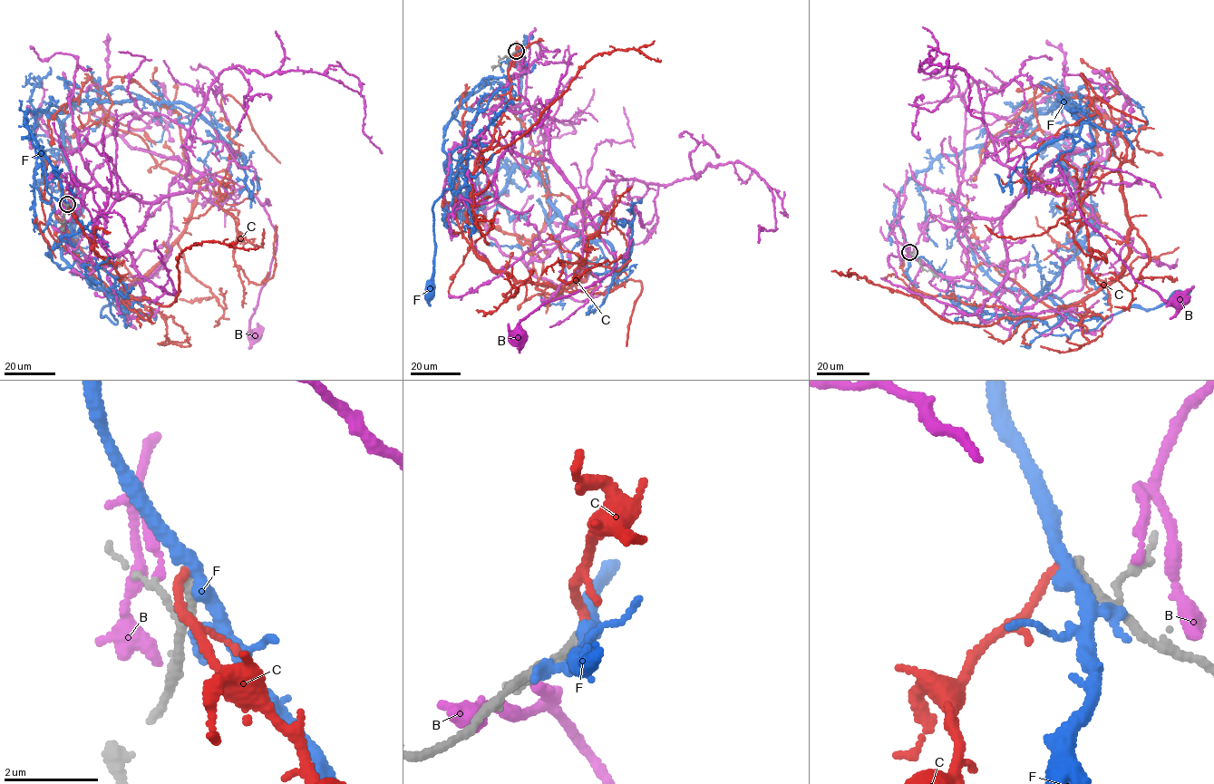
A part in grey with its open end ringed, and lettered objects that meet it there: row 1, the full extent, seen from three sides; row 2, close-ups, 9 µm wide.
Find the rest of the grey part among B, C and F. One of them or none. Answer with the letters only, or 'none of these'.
none of these

